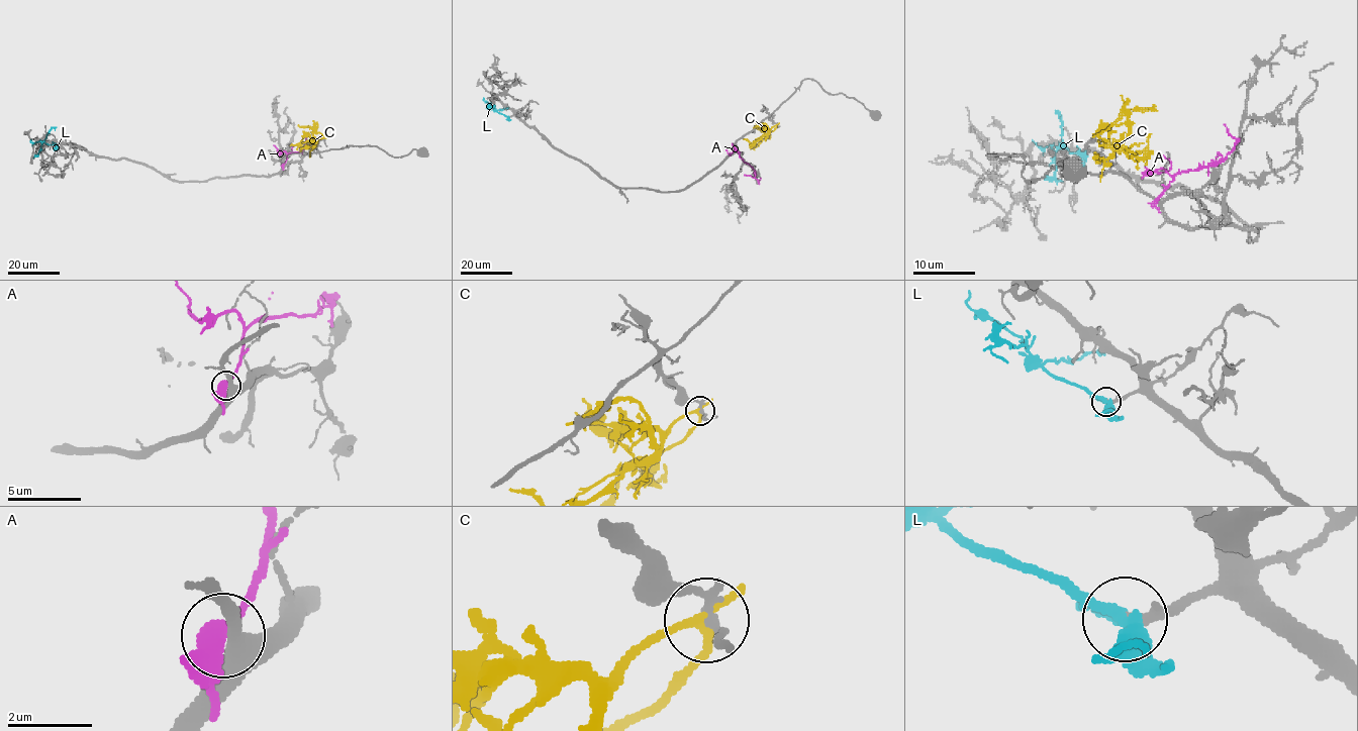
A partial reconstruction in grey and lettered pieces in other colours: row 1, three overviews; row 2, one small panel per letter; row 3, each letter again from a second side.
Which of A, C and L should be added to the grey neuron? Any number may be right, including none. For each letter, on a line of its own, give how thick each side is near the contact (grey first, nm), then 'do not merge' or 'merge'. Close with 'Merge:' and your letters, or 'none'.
A: calibres 400 and 340 nm; do not merge
C: calibres 190 and 220 nm; do not merge
L: calibres 170 and 320 nm; merge
Merge: L

